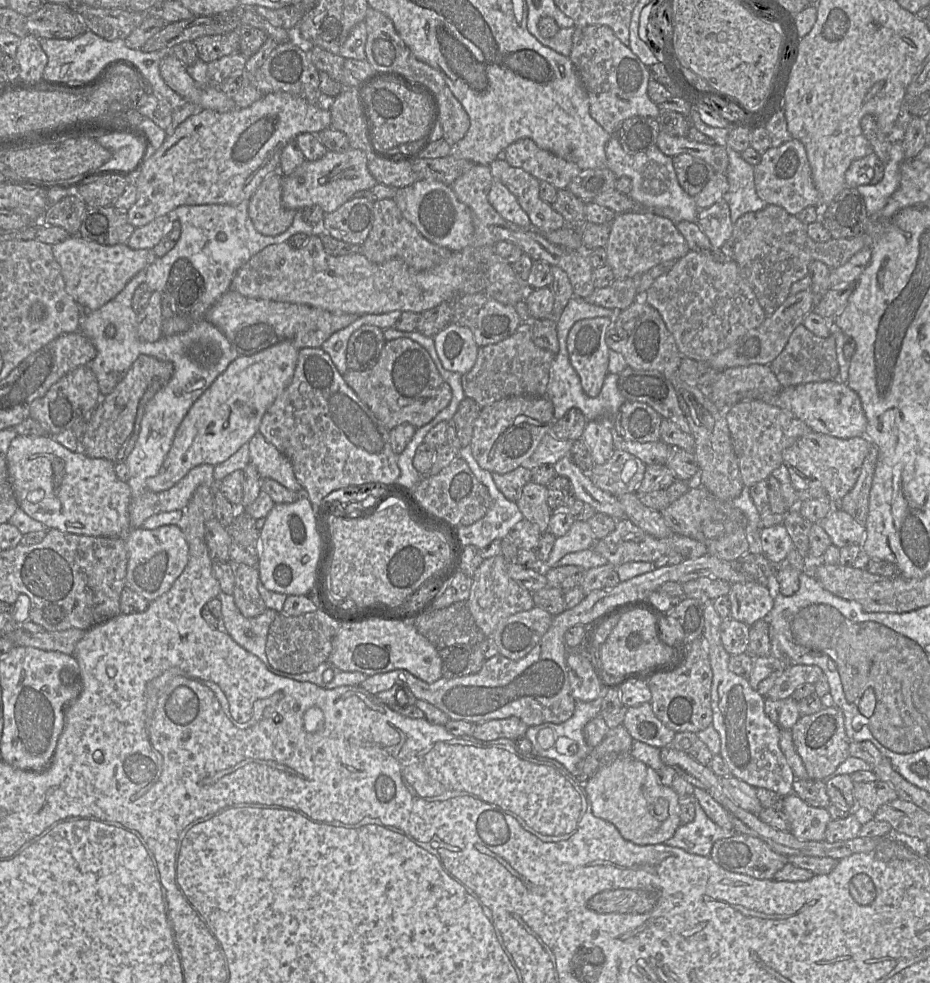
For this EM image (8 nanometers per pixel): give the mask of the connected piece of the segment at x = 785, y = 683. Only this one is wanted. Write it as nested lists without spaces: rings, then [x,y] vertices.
[[[789,665],[769,690],[767,697],[773,700],[787,699],[799,686],[814,684],[823,675],[822,669],[816,665]]]

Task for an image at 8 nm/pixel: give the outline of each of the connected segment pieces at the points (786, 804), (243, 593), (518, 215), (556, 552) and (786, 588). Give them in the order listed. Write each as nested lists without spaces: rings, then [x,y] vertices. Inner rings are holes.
[[[791,793],[784,797],[782,811],[789,820],[789,832],[797,839],[824,841],[827,825],[832,820],[826,808],[810,806]]]
[[[233,564],[235,586],[233,598],[241,614],[247,618],[257,617],[266,609],[258,592],[259,572],[257,566]]]
[[[493,179],[488,200],[507,221],[523,228],[533,228],[528,214],[522,209],[516,196],[498,179]]]
[[[575,521],[570,530],[562,537],[556,538],[548,560],[542,568],[556,567],[556,563],[565,555],[592,548],[597,539],[587,522]]]
[[[793,548],[786,558],[776,566],[776,578],[779,583],[780,592],[784,596],[794,595],[800,586],[799,577],[801,573],[807,572],[810,564],[796,548]]]

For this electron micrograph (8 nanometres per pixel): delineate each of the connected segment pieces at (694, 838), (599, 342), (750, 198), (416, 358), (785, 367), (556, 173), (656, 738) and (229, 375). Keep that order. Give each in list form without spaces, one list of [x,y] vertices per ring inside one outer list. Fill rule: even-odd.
[[[694,798],[693,803],[695,818],[687,824],[681,823],[674,835],[664,842],[665,845],[681,848],[690,854],[710,856],[717,840],[742,834],[720,827],[707,816],[697,799]]]
[[[596,317],[576,322],[569,331],[567,351],[583,391],[596,397],[608,374],[609,347],[605,335],[614,318]]]
[[[726,147],[729,166],[726,176],[728,191],[723,199],[730,208],[730,218],[734,224],[742,215],[764,209],[768,204],[756,192],[754,183],[754,166],[746,162],[741,153]]]
[[[409,338],[387,341],[371,368],[364,371],[348,369],[343,378],[389,431],[403,423],[417,429],[426,425],[449,405],[452,398],[450,386],[440,376],[427,350]]]
[[[801,324],[794,329],[782,352],[769,366],[782,388],[811,382],[837,380],[839,365],[835,336],[831,333],[825,338],[818,337]]]
[[[530,138],[517,140],[509,145],[506,148],[506,161],[540,181],[552,184],[558,190],[566,189],[582,171],[577,164],[540,148]]]
[[[650,702],[628,707],[622,725],[634,740],[659,749],[668,746],[676,734],[656,717]]]
[[[283,340],[252,355],[239,355],[234,359],[193,403],[176,430],[171,448],[158,473],[146,480],[152,492],[162,492],[173,487],[192,468],[201,464],[216,466],[232,456],[259,431],[263,415],[278,395],[292,381],[299,349],[289,340]]]

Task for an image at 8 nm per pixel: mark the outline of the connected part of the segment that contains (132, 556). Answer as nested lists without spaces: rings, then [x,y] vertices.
[[[177,524],[163,525],[159,528],[152,529],[152,530],[144,529],[141,527],[138,529],[131,529],[131,531],[125,537],[117,537],[117,538],[124,538],[126,543],[126,550],[127,550],[127,556],[128,556],[126,579],[125,579],[126,587],[132,589],[133,591],[135,591],[136,593],[144,597],[149,602],[156,600],[164,593],[166,593],[171,588],[175,580],[181,575],[181,573],[183,572],[183,570],[185,569],[188,563],[188,559],[189,559],[188,544],[187,544],[187,541],[185,540],[185,537],[181,528]]]

